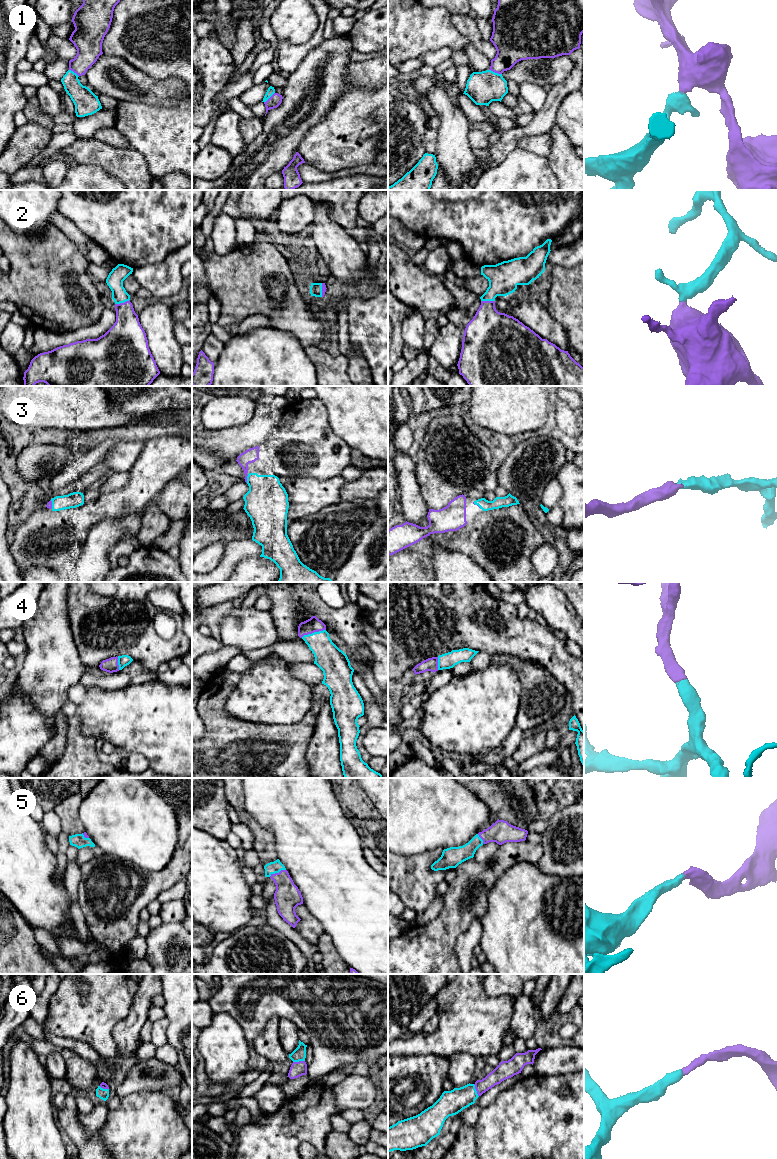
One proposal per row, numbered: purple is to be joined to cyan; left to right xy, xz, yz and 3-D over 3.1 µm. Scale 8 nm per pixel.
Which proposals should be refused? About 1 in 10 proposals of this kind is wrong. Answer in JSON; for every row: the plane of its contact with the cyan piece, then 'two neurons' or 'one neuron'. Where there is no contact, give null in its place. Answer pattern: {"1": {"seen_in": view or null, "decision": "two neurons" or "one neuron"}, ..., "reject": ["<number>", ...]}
{"1": {"seen_in": "yz", "decision": "one neuron"}, "2": {"seen_in": "xy", "decision": "one neuron"}, "3": {"seen_in": "xz", "decision": "one neuron"}, "4": {"seen_in": "xz", "decision": "one neuron"}, "5": {"seen_in": "xz", "decision": "one neuron"}, "6": {"seen_in": "yz", "decision": "one neuron"}, "reject": []}

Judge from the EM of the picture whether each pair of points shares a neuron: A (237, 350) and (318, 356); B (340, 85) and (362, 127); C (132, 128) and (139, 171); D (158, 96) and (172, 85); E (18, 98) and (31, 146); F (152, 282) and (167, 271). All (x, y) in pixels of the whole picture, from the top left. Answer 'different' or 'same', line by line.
A: different
B: different
C: different
D: same
E: different
F: same

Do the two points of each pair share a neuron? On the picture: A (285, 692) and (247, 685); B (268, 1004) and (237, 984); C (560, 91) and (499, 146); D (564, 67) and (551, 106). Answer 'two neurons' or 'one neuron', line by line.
A: one neuron
B: one neuron
C: one neuron
D: two neurons

